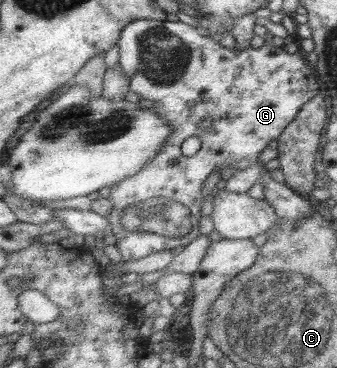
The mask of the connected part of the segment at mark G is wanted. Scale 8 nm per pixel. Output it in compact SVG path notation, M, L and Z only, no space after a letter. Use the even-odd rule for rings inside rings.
M133 20L123 28L118 39L120 46L119 66L123 68L123 76L129 80L129 90L137 94L143 100L154 101L155 113L159 118L167 120L167 124L173 128L167 143L159 151L157 156L151 159L139 172L128 176L125 180L111 186L111 194L108 200L113 209L106 217L110 223L112 235L116 239L116 246L125 261L139 260L153 254L155 251L171 250L177 246L188 245L199 237L201 206L204 201L202 194L203 182L213 170L231 167L235 170L250 167L256 163L259 154L265 150L271 141L276 140L283 130L295 118L301 108L320 94L319 82L313 76L314 68L310 68L307 60L301 54L288 54L283 47L277 47L271 42L266 42L260 48L229 49L222 46L218 40L208 35L203 35L198 28L182 21L163 20ZM211 118L211 128L205 130L201 123ZM196 136L201 140L202 147L193 156L185 156L181 153L183 142ZM151 198L169 198L179 201L192 214L191 232L185 236L175 238L164 234L131 234L121 225L120 218L123 212L145 200Z

